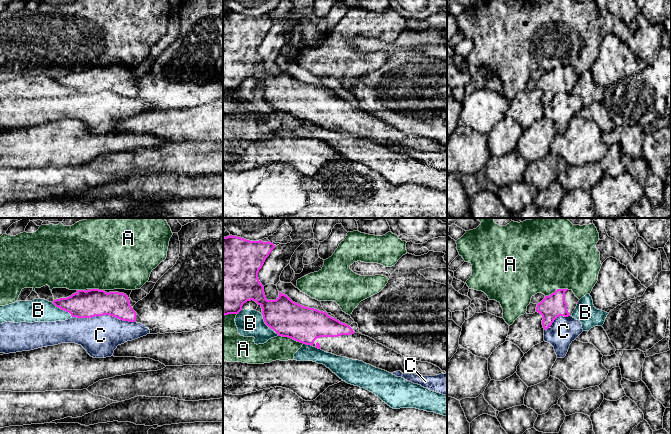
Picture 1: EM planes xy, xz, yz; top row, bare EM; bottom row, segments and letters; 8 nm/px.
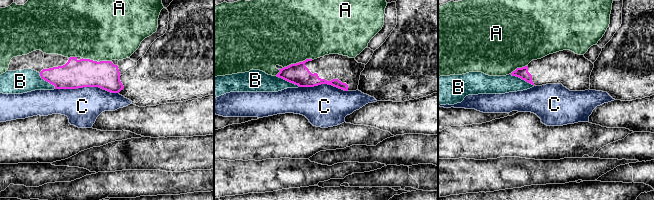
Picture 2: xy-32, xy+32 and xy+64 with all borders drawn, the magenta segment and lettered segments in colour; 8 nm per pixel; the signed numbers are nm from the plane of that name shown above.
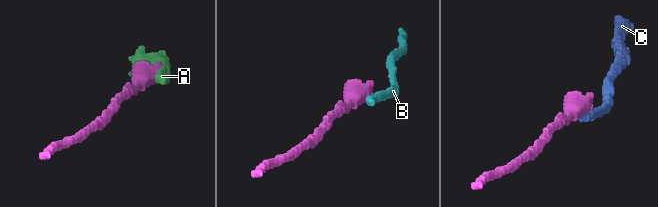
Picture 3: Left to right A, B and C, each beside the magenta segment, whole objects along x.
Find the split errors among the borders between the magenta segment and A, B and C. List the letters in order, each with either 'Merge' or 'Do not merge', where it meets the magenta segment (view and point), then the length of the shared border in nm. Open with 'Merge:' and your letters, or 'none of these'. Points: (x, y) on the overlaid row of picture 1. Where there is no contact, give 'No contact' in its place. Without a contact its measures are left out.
Merge: none of these
A: Do not merge. Touches magenta at xz (291, 338). Shared border 220 nm
B: Do not merge. Touches magenta at xy (62, 309). Shared border 200 nm
C: Do not merge. Touches magenta at xy (103, 314). Shared border 500 nm

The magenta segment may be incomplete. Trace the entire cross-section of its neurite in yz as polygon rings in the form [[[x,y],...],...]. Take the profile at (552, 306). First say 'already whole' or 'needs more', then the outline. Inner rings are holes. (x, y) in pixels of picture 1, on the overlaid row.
needs more; [[[557,289],[537,304],[536,312],[542,315],[544,330],[548,329],[559,316],[571,316],[579,299],[572,290]]]

